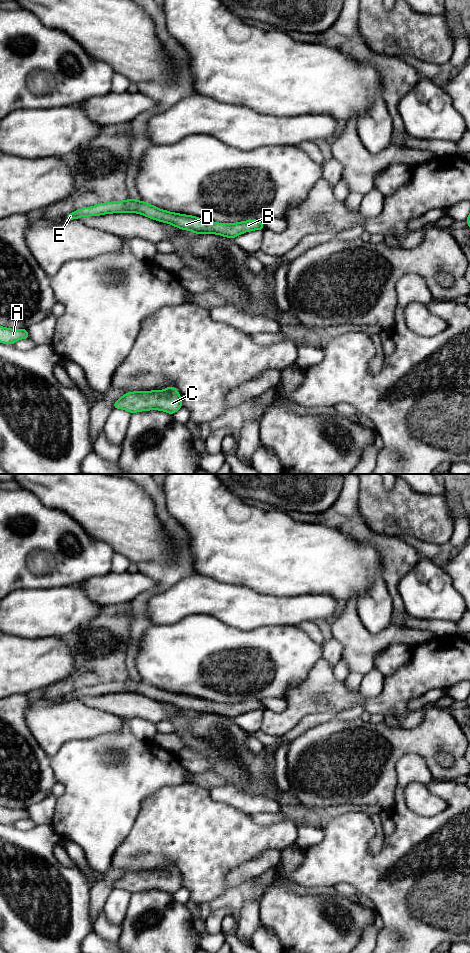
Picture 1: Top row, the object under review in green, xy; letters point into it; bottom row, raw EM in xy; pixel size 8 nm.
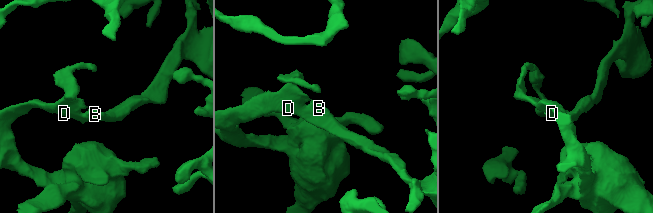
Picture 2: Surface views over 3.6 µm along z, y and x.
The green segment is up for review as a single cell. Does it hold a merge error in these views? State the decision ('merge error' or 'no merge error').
no merge error

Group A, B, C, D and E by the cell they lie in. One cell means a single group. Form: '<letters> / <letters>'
A B C D E

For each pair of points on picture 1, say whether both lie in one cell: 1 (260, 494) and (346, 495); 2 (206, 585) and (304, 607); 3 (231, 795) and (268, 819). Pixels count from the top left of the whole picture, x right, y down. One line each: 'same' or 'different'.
1: different
2: same
3: different

